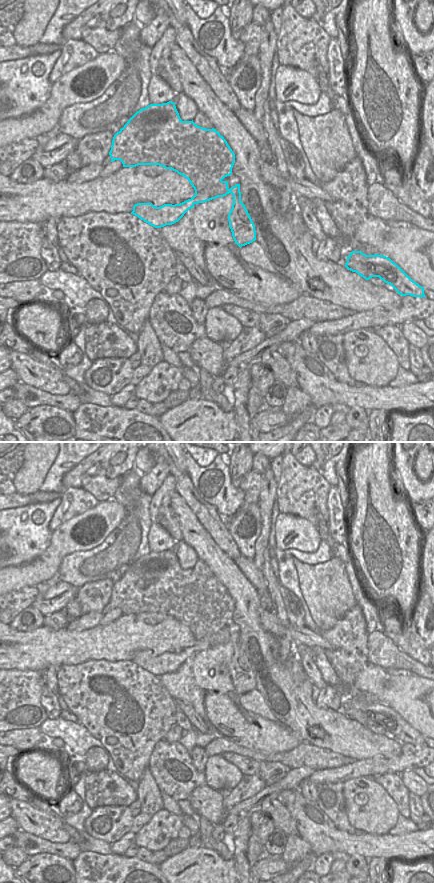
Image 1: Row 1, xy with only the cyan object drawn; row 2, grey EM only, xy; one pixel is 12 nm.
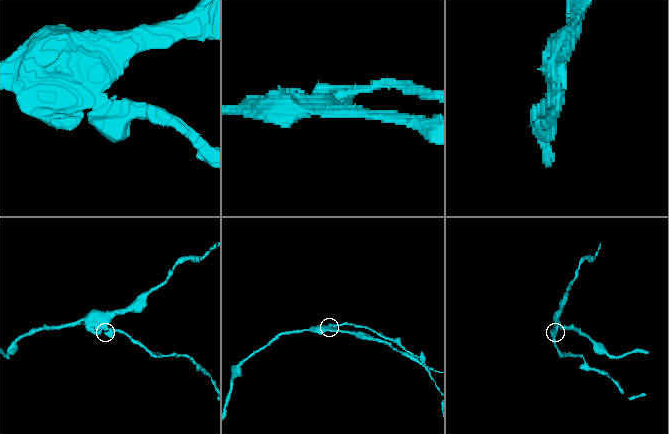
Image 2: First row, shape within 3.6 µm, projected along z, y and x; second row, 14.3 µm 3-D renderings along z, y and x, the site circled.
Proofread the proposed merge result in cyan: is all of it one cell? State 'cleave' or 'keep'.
cleave

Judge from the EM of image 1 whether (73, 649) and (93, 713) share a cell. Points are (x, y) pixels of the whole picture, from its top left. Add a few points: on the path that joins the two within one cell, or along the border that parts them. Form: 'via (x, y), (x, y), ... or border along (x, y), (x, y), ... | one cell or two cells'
border along (101, 659), (62, 666) | two cells

